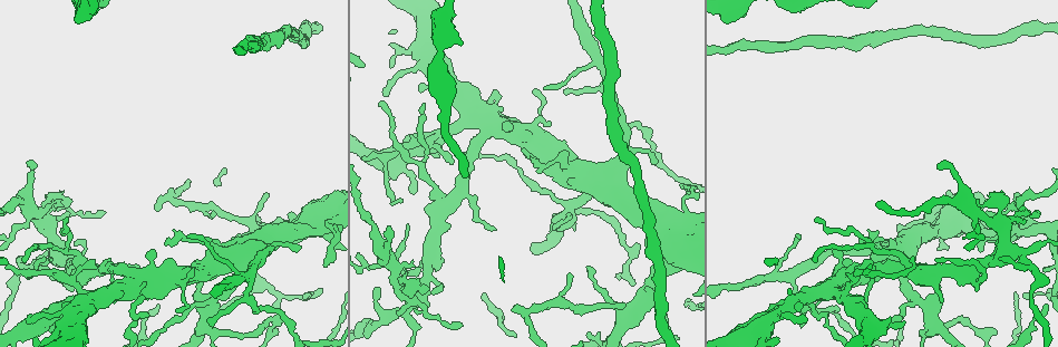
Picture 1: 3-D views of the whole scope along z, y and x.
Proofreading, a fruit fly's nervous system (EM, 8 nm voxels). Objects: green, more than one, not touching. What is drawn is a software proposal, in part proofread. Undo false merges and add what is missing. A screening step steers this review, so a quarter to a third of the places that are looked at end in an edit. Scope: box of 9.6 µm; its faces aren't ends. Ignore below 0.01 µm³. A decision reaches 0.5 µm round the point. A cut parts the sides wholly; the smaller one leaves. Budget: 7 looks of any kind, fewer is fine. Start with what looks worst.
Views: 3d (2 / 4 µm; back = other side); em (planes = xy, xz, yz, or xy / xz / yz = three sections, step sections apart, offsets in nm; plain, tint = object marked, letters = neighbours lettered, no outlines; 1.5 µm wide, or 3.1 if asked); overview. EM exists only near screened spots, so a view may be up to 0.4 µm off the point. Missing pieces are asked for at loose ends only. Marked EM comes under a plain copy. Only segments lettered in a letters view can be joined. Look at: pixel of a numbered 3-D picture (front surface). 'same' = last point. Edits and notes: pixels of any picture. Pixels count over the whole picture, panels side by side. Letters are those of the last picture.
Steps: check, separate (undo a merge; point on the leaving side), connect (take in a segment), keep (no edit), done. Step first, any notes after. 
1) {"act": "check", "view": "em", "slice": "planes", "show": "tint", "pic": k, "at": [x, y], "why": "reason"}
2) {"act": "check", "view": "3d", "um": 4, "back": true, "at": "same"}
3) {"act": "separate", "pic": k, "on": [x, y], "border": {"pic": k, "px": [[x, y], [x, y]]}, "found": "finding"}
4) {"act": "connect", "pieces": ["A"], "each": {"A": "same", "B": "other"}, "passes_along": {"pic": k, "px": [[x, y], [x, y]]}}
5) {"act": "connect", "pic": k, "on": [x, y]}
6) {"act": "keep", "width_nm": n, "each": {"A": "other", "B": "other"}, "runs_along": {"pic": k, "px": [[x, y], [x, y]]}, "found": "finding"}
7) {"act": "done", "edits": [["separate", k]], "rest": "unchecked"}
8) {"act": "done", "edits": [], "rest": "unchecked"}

{"act": "check", "view": "3d", "um": 2, "pic": 1, "at": [96, 269], "why": "free end"}

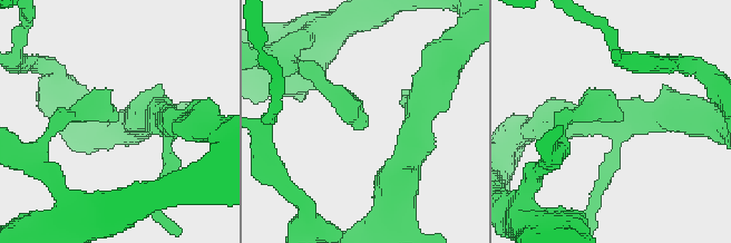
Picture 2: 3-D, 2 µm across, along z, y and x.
{"act": "check", "view": "em", "slice": "planes", "show": "letters", "pic": 2, "at": [622, 119], "why": "now the EM"}

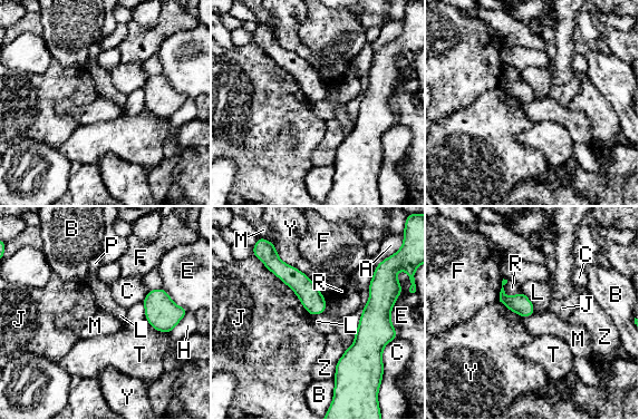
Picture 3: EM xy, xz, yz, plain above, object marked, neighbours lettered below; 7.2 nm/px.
{"act": "keep", "each": {"A": "other", "B": "other", "C": "other", "E": "other", "F": "other", "H": "other", "J": "other", "L": "other", "M": "other", "P": "other", "R": "other", "T": "other", "Y": "other", "Z": "other"}, "border": {"pic": 3, "px": [[534, 311], [522, 318]]}, "found": "no lettered segment goes on from it"}

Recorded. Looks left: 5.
{"act": "check", "view": "3d", "um": 4, "pic": 1, "at": [569, 170], "why": "thick turns thin"}

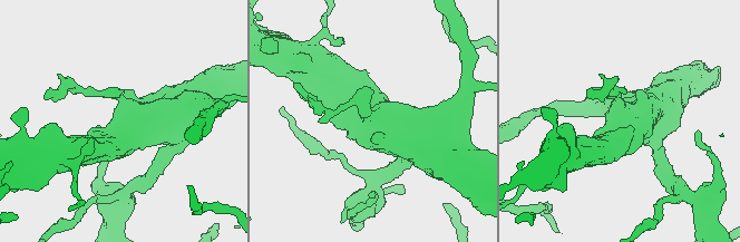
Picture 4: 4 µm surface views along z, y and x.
{"act": "check", "view": "em", "slice": "yz", "step": 8, "show": "tint", "pic": 4, "at": [621, 103], "arms": 3}

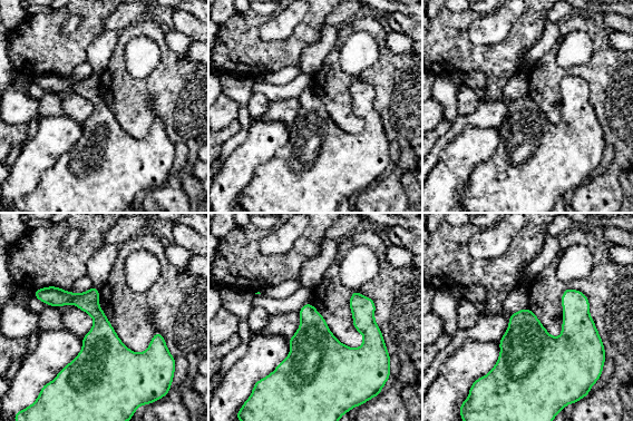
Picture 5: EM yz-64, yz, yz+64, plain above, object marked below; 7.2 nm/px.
{"act": "check", "view": "em", "slice": "planes", "show": "letters", "at": "same", "why": "cut it another way"}

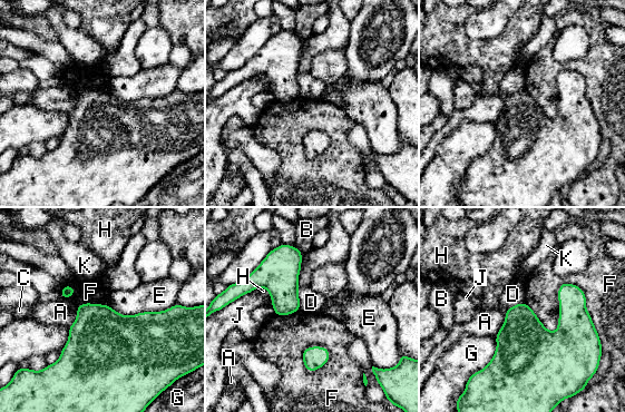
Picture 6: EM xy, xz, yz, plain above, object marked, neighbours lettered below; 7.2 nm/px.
{"act": "keep", "each": {"A": "other", "B": "other", "C": "other", "D": "other", "E": "other", "F": "other", "G": "other", "H": "other", "J": "other", "K": "other"}, "found": "one neuron here"}

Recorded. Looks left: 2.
{"act": "done", "edits": [], "rest": "unchecked"}

